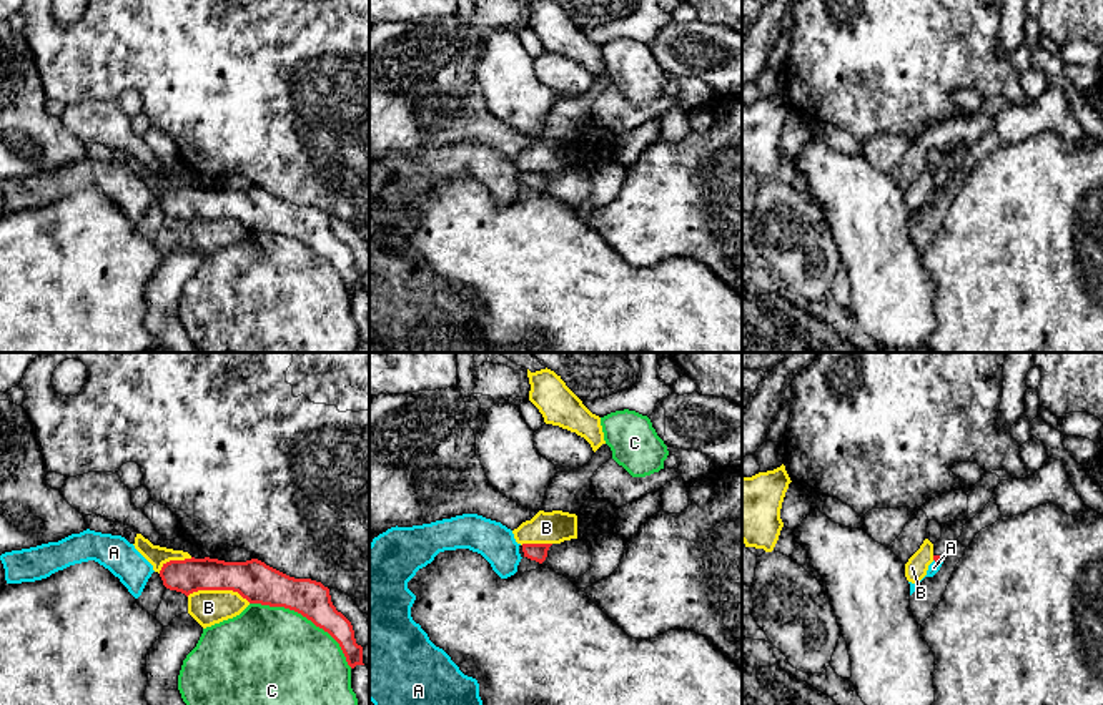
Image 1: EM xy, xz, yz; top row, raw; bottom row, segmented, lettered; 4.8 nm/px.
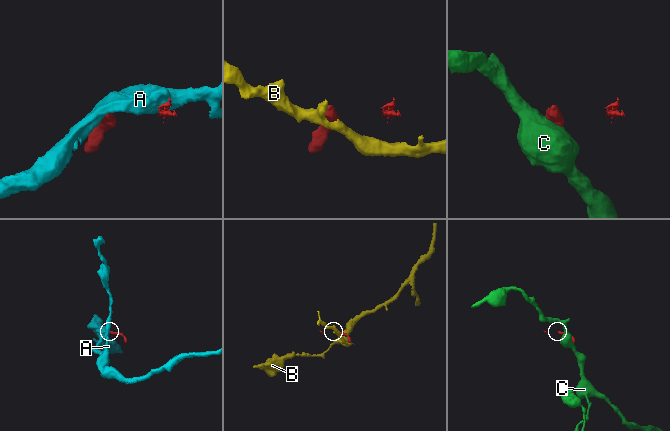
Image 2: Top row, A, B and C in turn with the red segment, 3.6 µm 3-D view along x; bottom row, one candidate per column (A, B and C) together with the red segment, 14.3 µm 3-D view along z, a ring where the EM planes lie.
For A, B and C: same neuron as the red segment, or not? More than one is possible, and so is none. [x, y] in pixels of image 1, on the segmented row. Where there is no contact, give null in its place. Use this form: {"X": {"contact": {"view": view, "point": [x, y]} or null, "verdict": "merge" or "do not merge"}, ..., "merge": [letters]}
{"A": {"contact": {"view": "yz", "point": [939, 561]}, "verdict": "do not merge"}, "B": {"contact": {"view": "xy", "point": [218, 589]}, "verdict": "do not merge"}, "C": {"contact": {"view": "xy", "point": [306, 617]}, "verdict": "do not merge"}, "merge": []}

